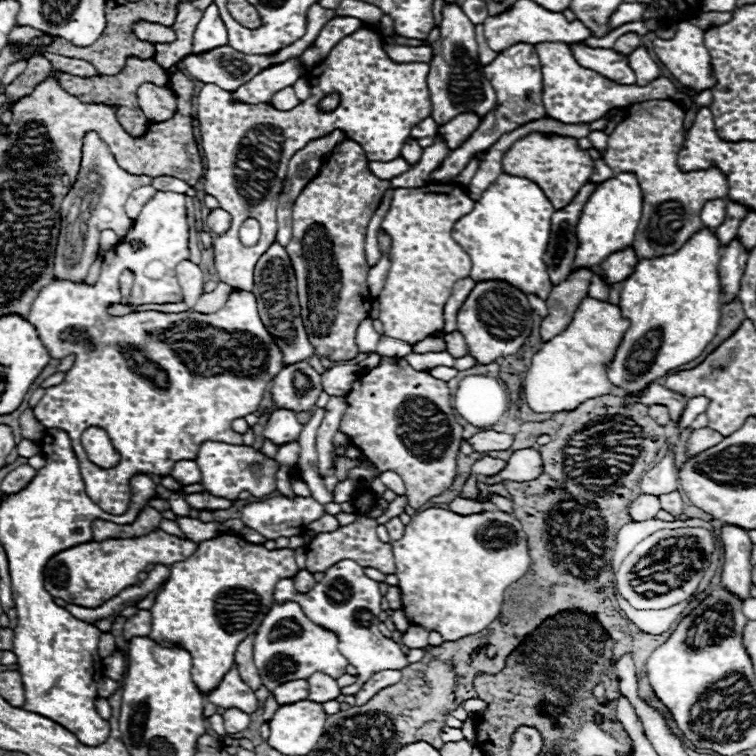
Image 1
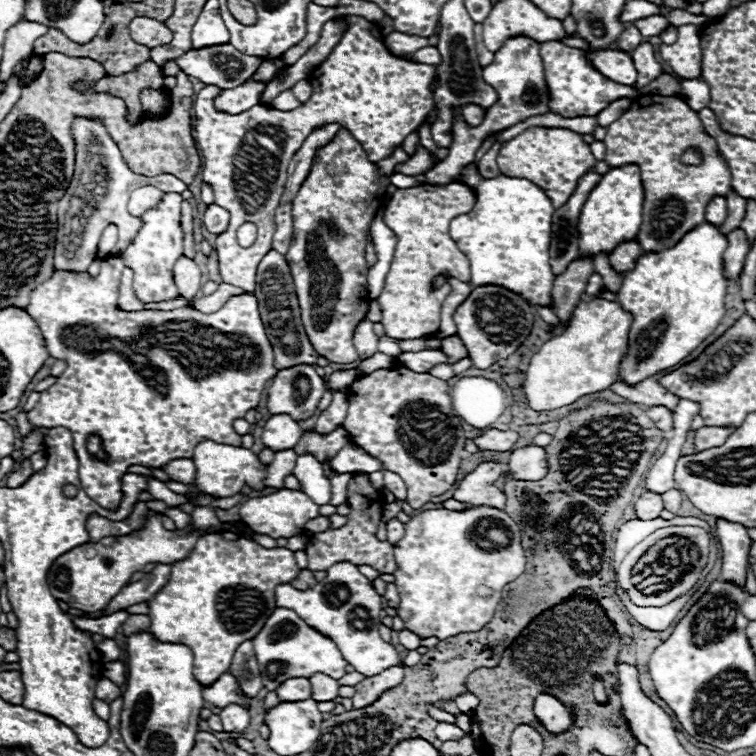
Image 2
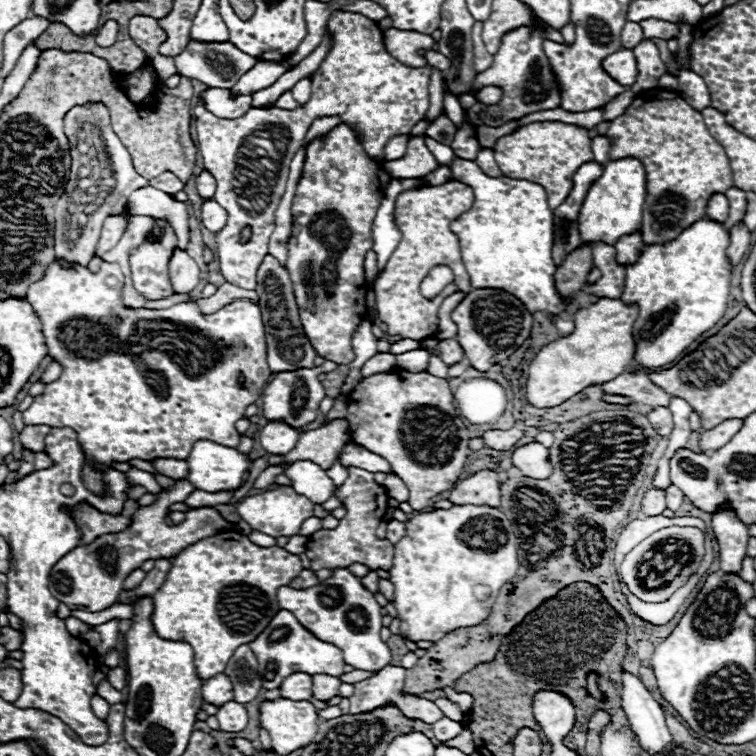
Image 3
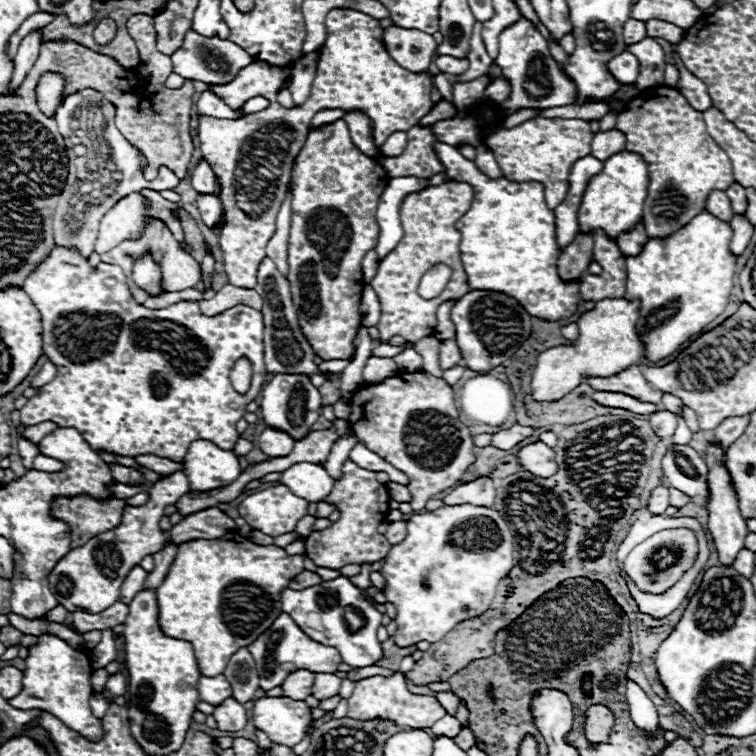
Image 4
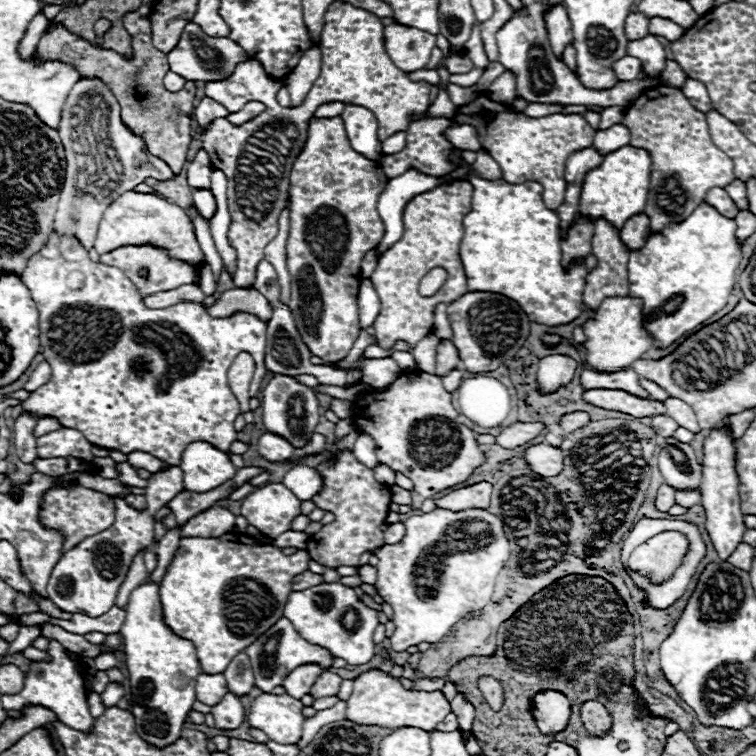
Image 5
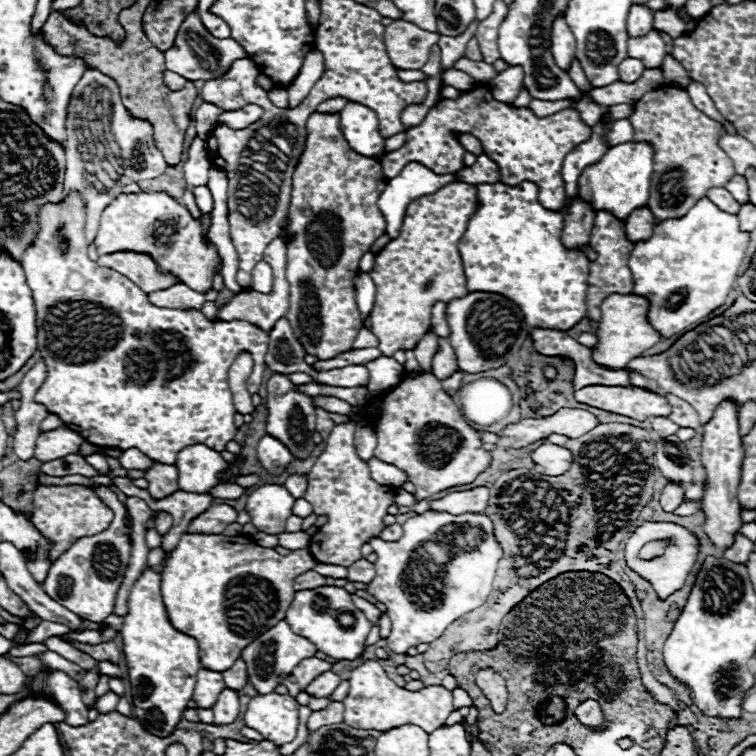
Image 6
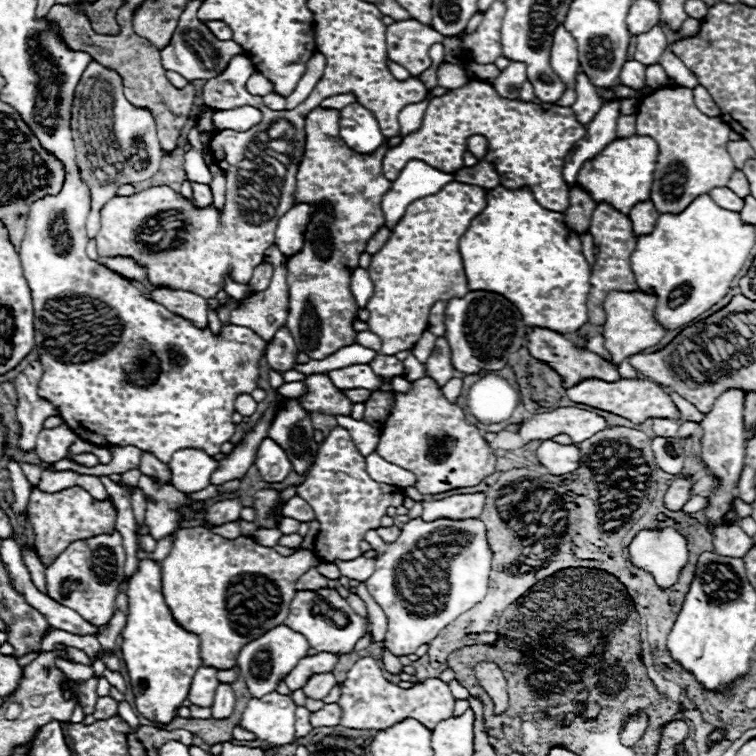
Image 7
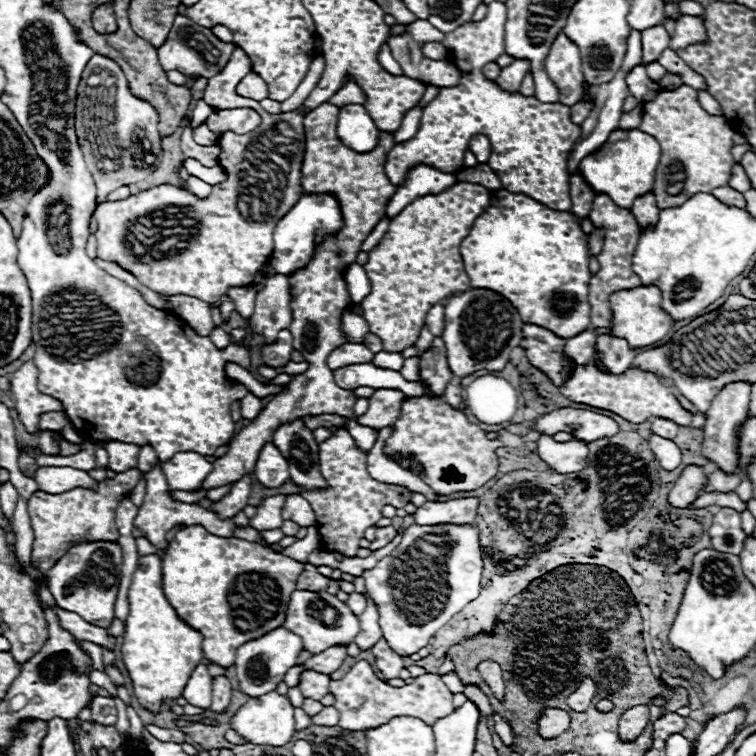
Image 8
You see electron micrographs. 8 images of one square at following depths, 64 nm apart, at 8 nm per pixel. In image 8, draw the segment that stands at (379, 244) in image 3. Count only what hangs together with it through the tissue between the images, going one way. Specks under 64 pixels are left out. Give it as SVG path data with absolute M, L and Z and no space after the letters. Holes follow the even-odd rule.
M418 164L412 166L404 178L402 184L396 186L394 196L388 200L386 206L386 218L392 220L394 216L398 216L398 212L402 212L402 208L406 208L410 202L414 202L420 196L428 196L428 194L440 194L444 192L448 186L456 184L456 176L454 174L446 174L446 172L438 172L430 166Z

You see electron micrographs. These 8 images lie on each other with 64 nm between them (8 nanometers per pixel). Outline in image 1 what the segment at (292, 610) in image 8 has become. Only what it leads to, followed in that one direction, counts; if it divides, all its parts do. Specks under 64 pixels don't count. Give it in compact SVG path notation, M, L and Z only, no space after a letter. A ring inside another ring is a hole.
M340 560L324 572L322 582L318 582L308 594L300 594L294 588L293 578L285 578L276 584L276 602L294 600L302 606L304 614L330 630L336 630L340 636L340 652L348 658L352 666L358 668L358 681L350 686L341 688L344 695L355 695L362 685L370 679L374 672L380 670L402 670L408 666L406 654L400 644L392 638L386 638L378 629L378 615L382 612L382 594L378 590L378 582L370 580L364 574L364 568L354 560Z

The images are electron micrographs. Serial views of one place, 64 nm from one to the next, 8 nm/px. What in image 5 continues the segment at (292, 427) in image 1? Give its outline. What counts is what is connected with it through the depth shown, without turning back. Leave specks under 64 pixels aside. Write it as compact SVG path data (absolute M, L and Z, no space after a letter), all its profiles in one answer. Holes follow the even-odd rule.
M266 432L260 436L258 452L270 462L282 462L282 460L288 460L292 456L294 446L290 442L286 442L282 436Z

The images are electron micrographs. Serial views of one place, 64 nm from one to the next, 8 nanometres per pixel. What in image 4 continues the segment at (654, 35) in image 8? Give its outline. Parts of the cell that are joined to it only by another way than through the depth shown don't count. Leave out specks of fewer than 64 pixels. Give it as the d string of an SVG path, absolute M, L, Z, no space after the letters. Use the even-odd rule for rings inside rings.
M644 38L638 44L632 44L628 48L640 62L640 74L636 80L636 88L638 90L646 90L652 86L662 86L664 80L664 52L660 48L660 44L654 38Z

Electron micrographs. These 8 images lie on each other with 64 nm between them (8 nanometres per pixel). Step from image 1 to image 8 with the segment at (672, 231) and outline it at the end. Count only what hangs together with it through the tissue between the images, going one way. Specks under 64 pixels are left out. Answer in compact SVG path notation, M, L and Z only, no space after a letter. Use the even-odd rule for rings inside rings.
M680 86L676 90L662 90L654 100L644 102L642 110L644 116L638 128L654 136L662 148L662 160L652 190L660 210L682 206L698 192L712 192L714 188L728 184L734 166L730 154L734 130L722 116L710 116L700 108L698 92L694 88Z

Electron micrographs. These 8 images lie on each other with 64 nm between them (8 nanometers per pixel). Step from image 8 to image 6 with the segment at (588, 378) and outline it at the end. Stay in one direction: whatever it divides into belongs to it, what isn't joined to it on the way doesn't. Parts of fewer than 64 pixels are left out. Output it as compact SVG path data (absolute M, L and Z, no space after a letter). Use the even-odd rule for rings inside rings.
M586 386L574 392L576 400L606 412L630 416L634 420L646 420L650 416L668 416L670 404L664 396L630 386Z

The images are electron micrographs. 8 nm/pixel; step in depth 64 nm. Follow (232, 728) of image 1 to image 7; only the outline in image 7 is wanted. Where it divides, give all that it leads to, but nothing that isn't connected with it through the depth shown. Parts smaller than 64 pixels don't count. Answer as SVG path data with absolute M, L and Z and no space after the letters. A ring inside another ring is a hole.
M220 684L218 690L216 690L216 694L214 694L214 704L210 706L212 708L212 716L216 720L224 720L224 718L232 716L234 706L236 706L236 696L234 696L232 686Z

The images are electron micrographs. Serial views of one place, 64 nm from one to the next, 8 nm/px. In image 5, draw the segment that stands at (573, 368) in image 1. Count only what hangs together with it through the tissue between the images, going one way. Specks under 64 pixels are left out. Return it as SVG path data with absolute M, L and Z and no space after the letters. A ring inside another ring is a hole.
M606 298L594 312L594 316L582 324L582 330L586 334L586 340L582 342L582 346L586 348L586 366L598 372L618 372L630 368L632 362L640 360L640 356L652 346L652 336L642 328L640 298ZM552 354L552 356L540 358L538 374L536 374L540 392L552 394L558 388L570 384L578 366L580 366L578 360L574 360L570 356L562 356L562 354Z

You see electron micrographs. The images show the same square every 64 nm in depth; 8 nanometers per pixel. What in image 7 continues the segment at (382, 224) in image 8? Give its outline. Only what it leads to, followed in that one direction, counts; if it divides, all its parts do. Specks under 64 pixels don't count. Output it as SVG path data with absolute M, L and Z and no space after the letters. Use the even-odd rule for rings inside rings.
M385 225L382 226L382 228L380 228L380 230L368 241L365 252L371 255L375 254L388 240L389 235L390 231L388 228L386 228Z

